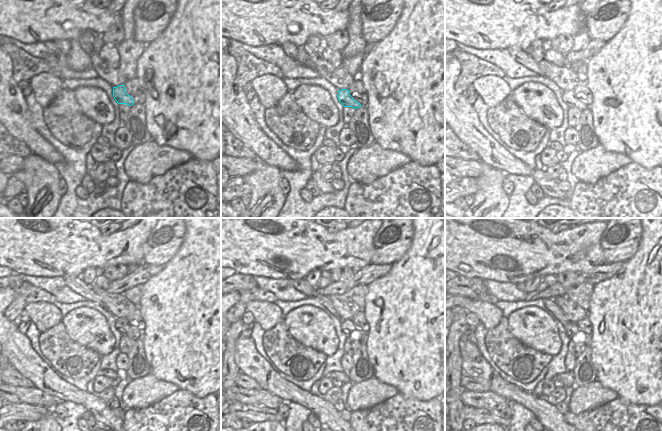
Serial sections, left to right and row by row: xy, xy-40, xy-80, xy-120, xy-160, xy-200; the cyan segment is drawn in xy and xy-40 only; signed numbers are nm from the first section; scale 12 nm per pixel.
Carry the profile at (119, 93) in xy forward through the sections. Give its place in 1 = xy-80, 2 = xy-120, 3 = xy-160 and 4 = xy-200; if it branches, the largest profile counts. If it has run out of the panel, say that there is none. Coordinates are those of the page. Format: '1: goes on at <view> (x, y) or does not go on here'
1: goes on at xy-80 (568, 97)
2: goes on at xy-120 (122, 324)
3: goes on at xy-160 (347, 326)
4: goes on at xy-200 (571, 329)

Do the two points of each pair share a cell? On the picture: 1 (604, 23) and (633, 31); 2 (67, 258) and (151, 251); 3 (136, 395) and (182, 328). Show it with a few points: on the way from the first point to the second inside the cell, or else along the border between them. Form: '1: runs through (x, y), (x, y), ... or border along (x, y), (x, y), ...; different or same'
1: border along (630, 10), (624, 25), (607, 42); different
2: border along (152, 230), (144, 244), (143, 261); different
3: border along (150, 372), (160, 379), (172, 382); different

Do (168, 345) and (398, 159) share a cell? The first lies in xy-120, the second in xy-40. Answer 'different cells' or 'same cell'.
different cells

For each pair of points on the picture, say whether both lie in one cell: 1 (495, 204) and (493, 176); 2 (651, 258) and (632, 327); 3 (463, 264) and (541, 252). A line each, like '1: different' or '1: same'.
1: same
2: same
3: same

